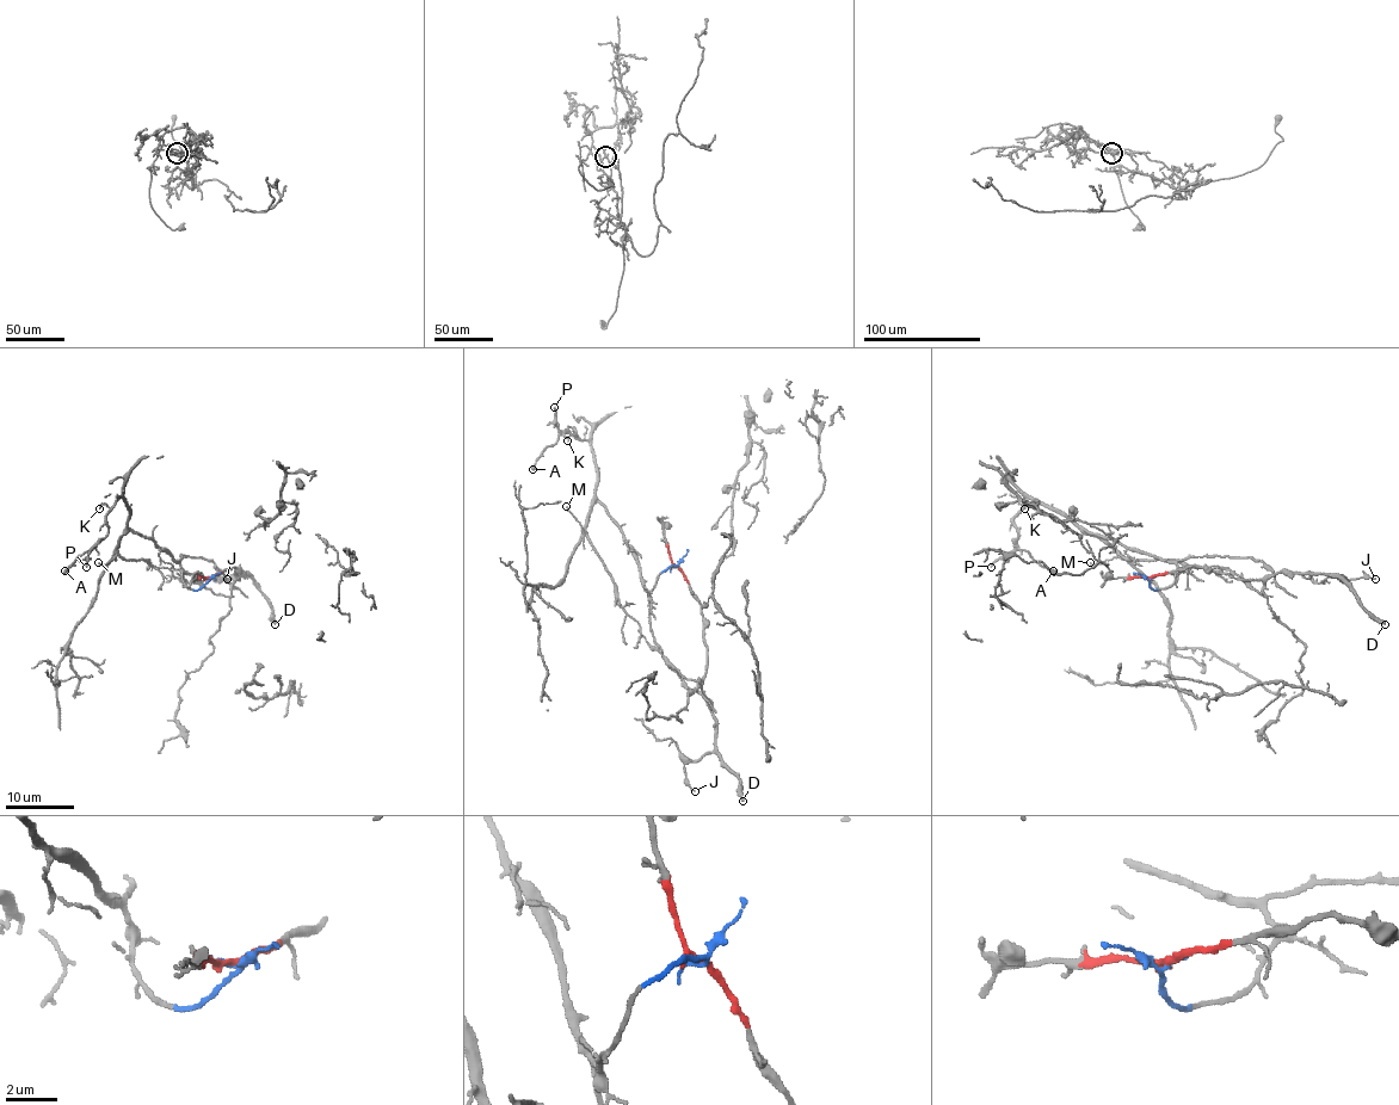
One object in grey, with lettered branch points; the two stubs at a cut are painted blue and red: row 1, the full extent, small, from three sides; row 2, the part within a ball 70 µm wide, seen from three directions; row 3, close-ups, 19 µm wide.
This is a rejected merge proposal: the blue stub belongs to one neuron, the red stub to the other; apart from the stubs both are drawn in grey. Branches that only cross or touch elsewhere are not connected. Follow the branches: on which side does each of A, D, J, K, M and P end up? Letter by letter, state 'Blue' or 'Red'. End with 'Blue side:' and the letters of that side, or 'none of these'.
A: Blue
D: Red
J: Red
K: Blue
M: Blue
P: Blue
Blue side: A, K, M, P

